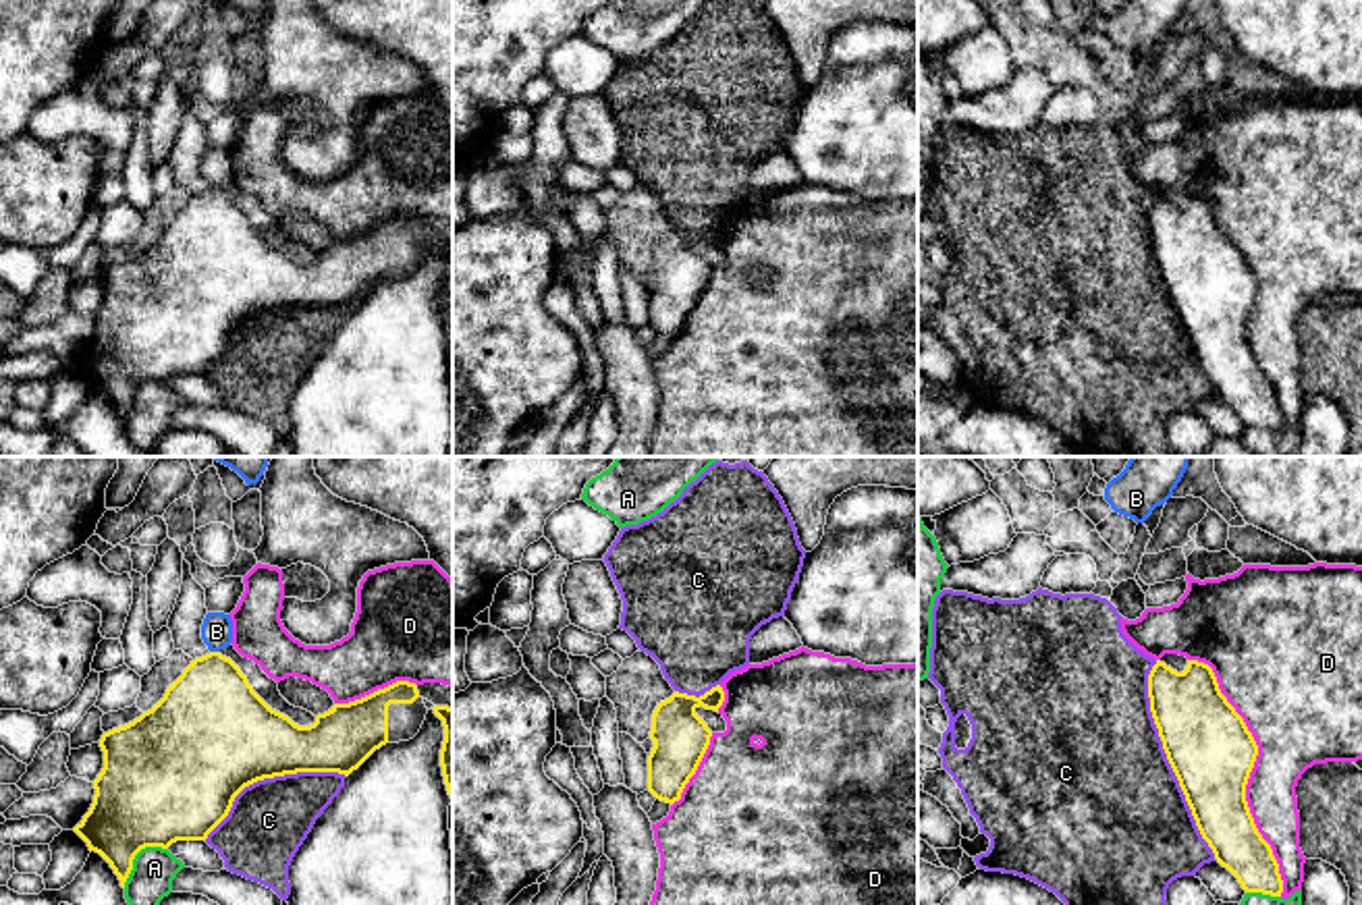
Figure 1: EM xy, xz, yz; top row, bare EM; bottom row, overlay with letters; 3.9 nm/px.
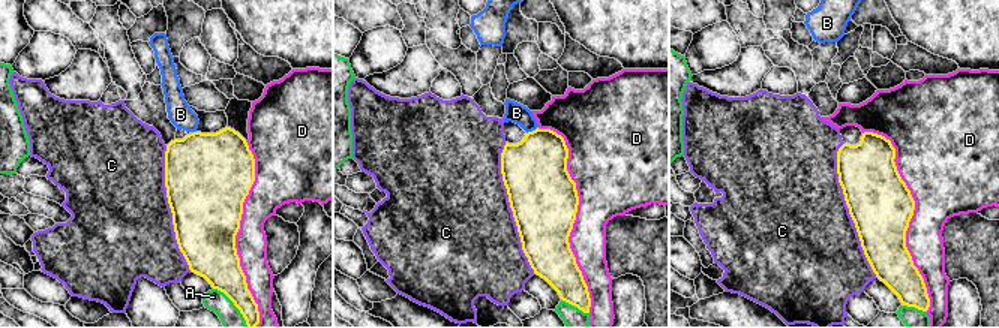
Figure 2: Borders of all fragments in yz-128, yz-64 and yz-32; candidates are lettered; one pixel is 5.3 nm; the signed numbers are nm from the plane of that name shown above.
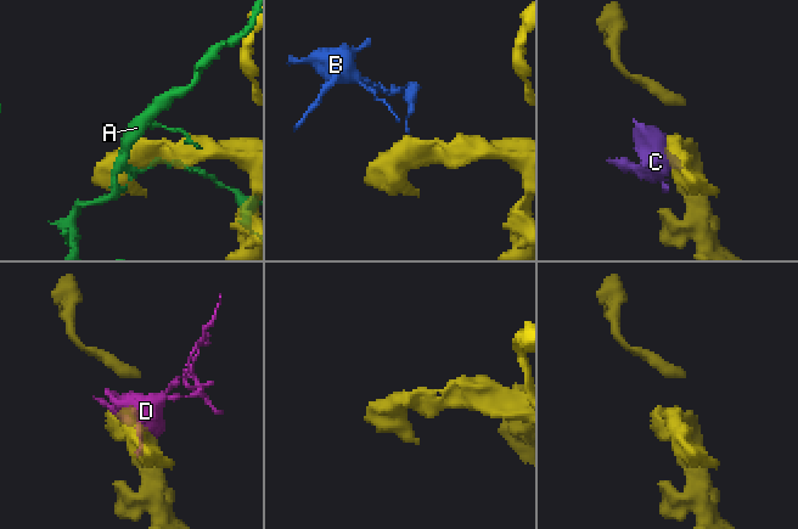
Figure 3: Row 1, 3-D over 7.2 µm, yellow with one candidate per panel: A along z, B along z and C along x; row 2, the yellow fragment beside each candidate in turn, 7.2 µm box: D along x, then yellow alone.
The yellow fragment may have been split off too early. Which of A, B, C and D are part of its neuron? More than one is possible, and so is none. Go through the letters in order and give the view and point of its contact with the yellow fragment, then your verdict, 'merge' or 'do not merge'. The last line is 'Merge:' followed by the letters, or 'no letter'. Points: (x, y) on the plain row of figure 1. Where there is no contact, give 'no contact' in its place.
A: meets yellow in xy at (135, 389); do not merge
B: meets yellow in xy at (214, 187); do not merge
C: meets yellow in yz at (1167, 293); do not merge
D: meets yellow in yz at (1250, 306); do not merge
Merge: no letter

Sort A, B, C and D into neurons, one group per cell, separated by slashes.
A / B / C / D

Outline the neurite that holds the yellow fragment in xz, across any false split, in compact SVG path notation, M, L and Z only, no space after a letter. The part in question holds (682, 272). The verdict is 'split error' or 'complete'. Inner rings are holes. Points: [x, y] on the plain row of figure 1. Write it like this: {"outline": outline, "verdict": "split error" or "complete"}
{"outline": "M716 220L700 232L675 226L656 241L650 266L654 282L648 291L648 326L656 334L671 340L681 334L712 272L696 245L702 241L718 247L723 237L725 226Z", "verdict": "complete"}

